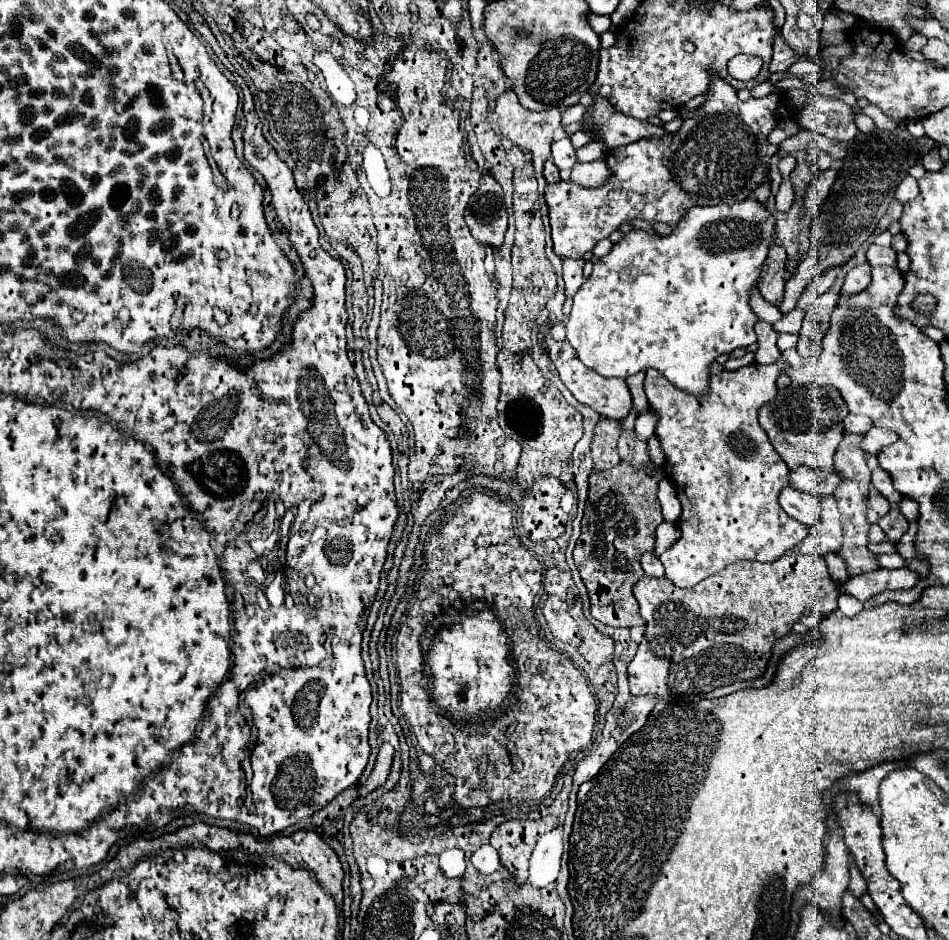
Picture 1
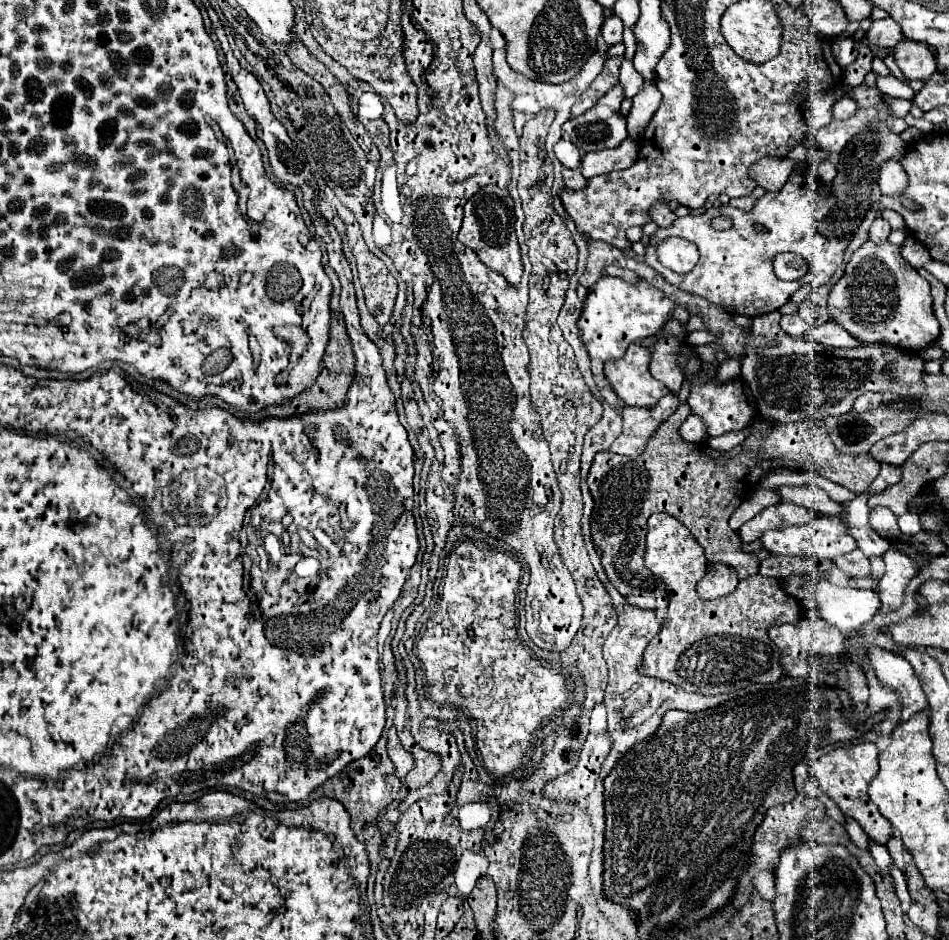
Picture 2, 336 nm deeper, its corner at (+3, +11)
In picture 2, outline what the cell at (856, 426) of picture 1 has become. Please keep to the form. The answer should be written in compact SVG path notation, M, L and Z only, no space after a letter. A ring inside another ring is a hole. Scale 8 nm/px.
M865 392L855 400L855 410L857 412L867 412L873 408L879 408L883 404L883 394L881 392Z

